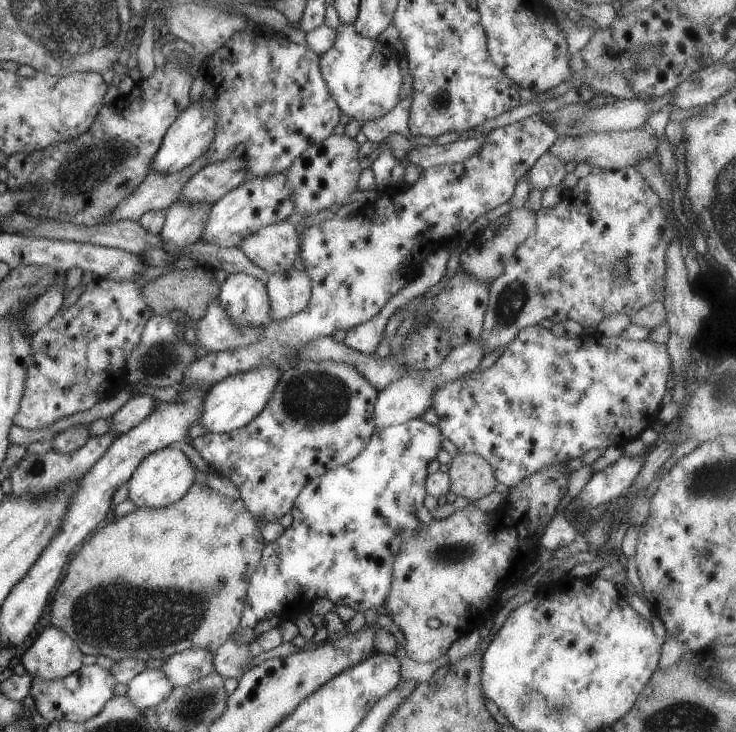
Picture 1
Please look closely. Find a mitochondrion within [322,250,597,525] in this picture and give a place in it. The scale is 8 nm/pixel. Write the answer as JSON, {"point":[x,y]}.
{"point":[513,298]}

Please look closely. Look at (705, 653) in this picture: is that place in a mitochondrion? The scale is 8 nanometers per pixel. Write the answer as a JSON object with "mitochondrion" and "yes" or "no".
{"mitochondrion":"no"}

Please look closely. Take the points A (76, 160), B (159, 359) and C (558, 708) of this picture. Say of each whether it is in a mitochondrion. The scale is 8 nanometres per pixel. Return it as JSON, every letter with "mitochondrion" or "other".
{"A":"mitochondrion","B":"mitochondrion","C":"mitochondrion"}

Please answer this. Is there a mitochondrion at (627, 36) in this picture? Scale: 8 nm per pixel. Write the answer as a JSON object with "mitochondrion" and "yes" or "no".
{"mitochondrion":"no"}

